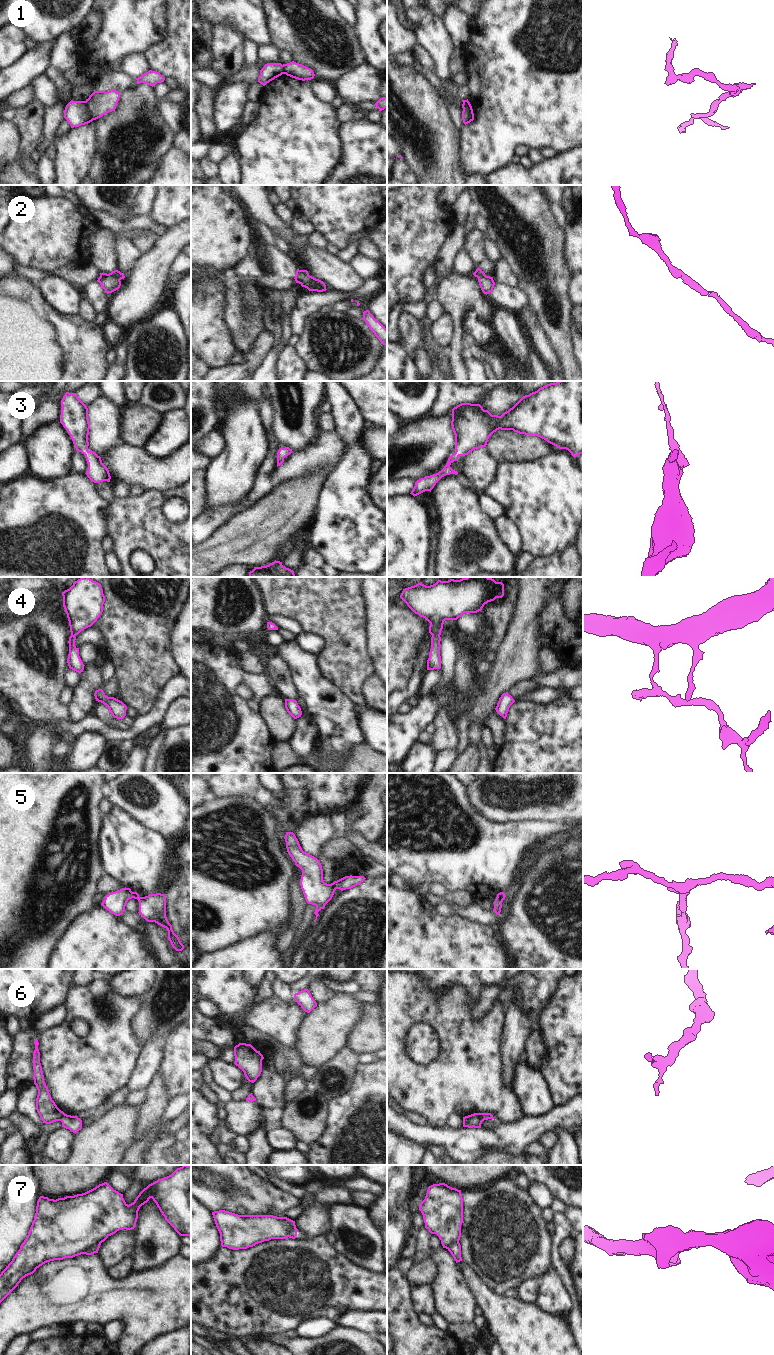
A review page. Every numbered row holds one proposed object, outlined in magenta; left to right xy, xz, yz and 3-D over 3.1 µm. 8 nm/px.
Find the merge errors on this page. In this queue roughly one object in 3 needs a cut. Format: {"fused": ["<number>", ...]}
{"fused": ["1", "5", "6", "7"]}

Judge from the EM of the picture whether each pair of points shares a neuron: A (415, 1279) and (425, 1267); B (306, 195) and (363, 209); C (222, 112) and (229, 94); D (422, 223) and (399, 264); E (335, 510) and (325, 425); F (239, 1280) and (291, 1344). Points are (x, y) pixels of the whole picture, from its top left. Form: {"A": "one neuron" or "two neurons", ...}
{"A": "one neuron", "B": "one neuron", "C": "one neuron", "D": "one neuron", "E": "two neurons", "F": "two neurons"}

